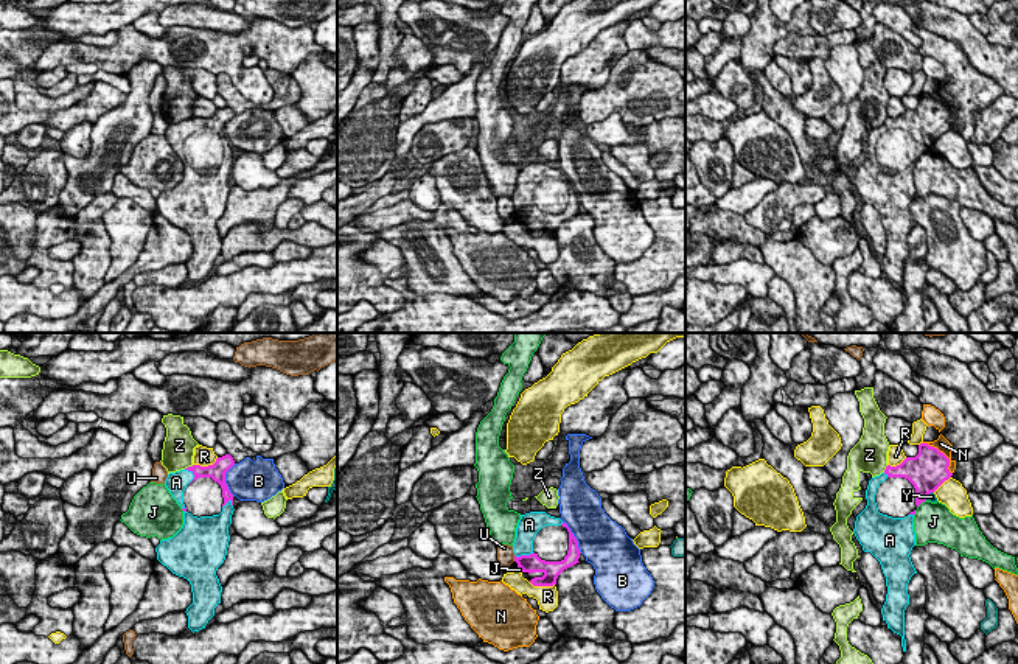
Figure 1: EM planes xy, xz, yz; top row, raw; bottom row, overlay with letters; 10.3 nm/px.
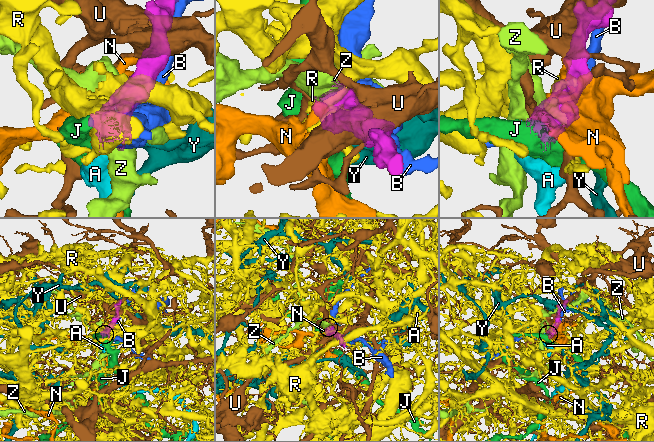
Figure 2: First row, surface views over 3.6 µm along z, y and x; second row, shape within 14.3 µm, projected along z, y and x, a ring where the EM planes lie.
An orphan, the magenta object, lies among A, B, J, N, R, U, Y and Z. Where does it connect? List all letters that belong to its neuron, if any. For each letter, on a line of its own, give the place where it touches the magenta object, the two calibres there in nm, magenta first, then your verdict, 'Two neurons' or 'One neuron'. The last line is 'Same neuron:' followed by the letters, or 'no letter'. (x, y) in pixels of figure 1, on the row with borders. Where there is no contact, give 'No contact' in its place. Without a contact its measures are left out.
A: Touches magenta at xy (193, 473). Thickness 180 nm (magenta) against 220 nm. One neuron
B: Touches magenta at xz (574, 537). Thickness 140 nm (magenta) against 440 nm. Two neurons
J: Touches magenta at yz (920, 503). Thickness 300 nm (magenta) against 420 nm. Two neurons
N: Touches magenta at yz (942, 453). Thickness 400 nm (magenta) against 140 nm. Two neurons
R: Touches magenta at xy (205, 467). Thickness 180 nm (magenta) against 200 nm. Two neurons
U: Touches magenta at xz (515, 559). Thickness 190 nm (magenta) against 190 nm. Two neurons
Y: Touches magenta at yz (928, 493). Thickness 400 nm (magenta) against 90 nm. Two neurons
Z: Touches magenta at xy (188, 467). Thickness 130 nm (magenta) against 320 nm. Two neurons
Same neuron: A

